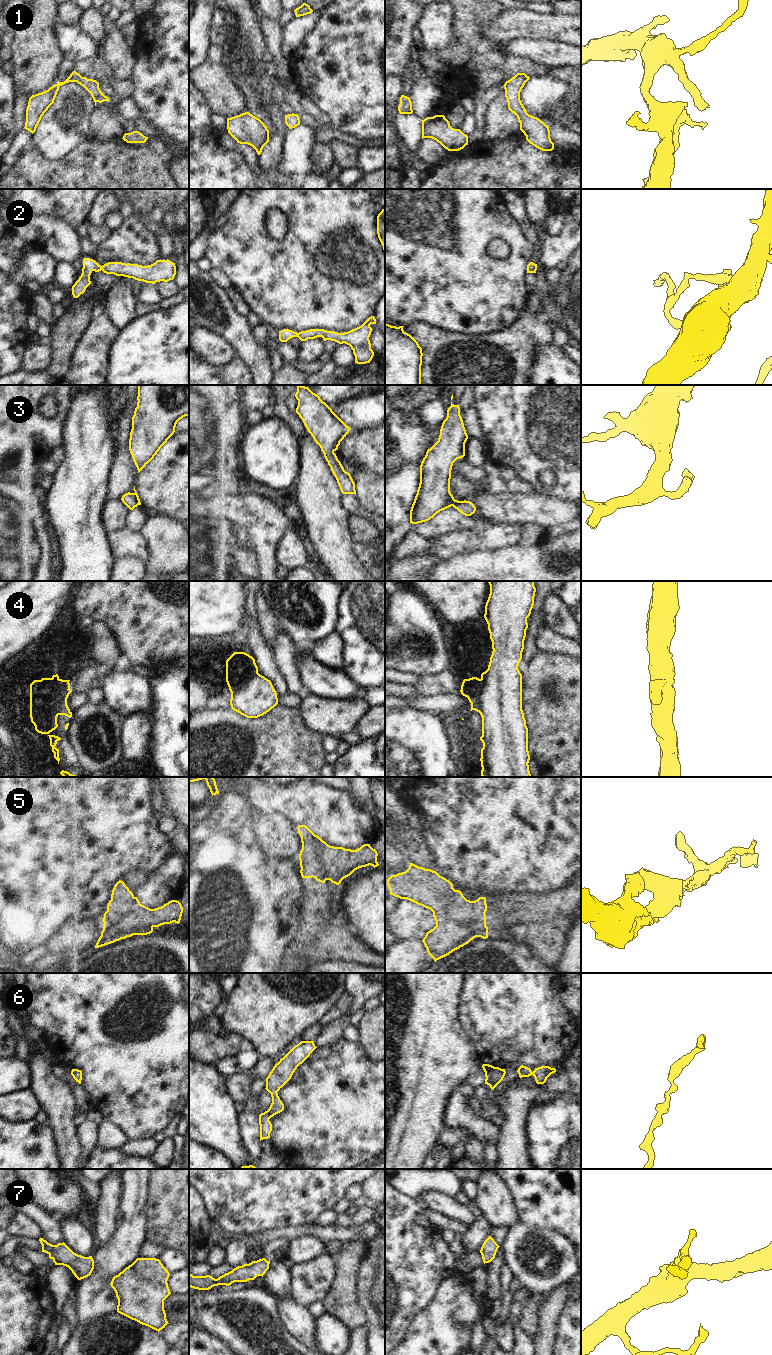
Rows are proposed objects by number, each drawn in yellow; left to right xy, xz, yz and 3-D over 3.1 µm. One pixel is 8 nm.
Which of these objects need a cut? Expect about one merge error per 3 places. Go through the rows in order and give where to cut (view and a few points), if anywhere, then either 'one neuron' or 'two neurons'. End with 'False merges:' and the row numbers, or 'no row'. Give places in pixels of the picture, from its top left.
1: cut none; one neuron
2: cut none; one neuron
3: cut none; one neuron
4: cut none; one neuron
5: cut yz (473, 904), (463, 913), (453, 909), (445, 912), (433, 911); two neurons
6: cut none; one neuron
7: cut none; one neuron
False merges: 5

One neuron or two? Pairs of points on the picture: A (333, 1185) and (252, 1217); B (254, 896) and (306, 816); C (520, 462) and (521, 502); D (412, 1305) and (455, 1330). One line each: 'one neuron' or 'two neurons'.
A: one neuron
B: two neurons
C: two neurons
D: two neurons

